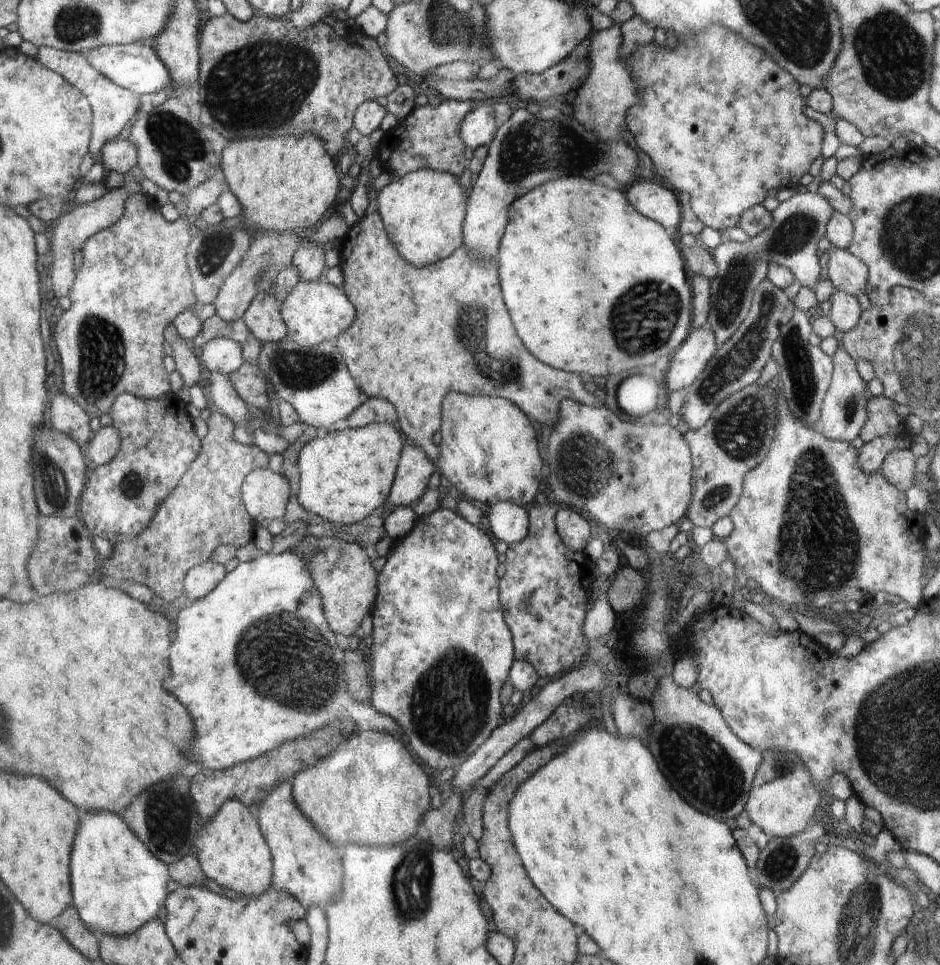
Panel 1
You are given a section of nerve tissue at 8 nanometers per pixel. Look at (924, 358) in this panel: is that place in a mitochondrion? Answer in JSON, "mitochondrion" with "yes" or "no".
{"mitochondrion":"yes"}

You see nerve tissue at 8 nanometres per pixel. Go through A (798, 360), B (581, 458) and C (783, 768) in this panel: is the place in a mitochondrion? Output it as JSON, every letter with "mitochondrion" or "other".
{"A":"mitochondrion","B":"mitochondrion","C":"mitochondrion"}

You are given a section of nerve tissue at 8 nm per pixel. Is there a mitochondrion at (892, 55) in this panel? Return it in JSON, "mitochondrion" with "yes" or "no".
{"mitochondrion":"yes"}

